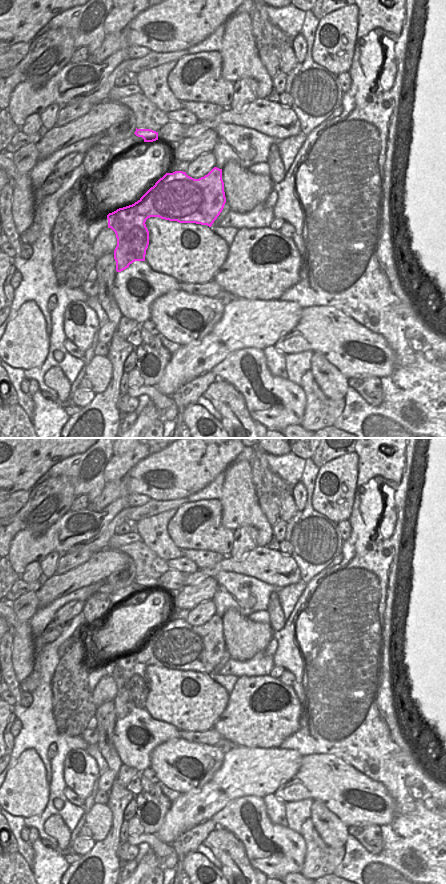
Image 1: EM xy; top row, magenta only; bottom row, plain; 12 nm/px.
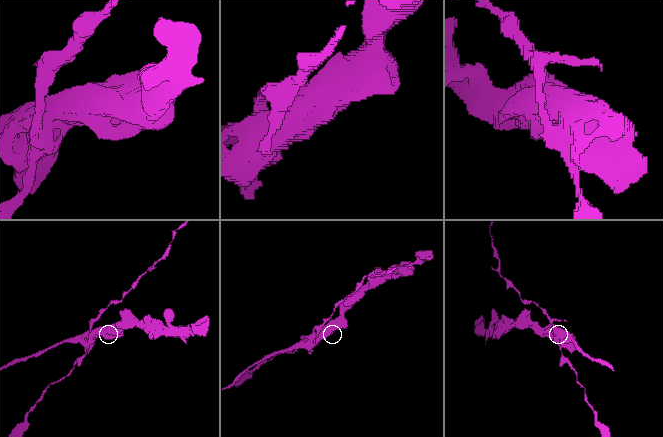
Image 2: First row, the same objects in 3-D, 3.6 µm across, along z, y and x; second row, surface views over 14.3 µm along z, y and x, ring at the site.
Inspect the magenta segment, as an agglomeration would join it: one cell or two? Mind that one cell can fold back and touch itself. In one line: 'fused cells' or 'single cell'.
fused cells

